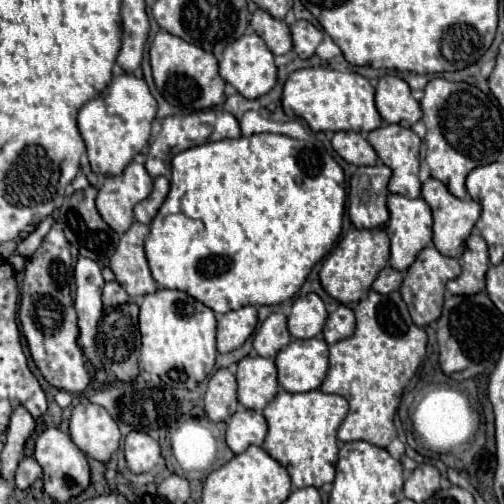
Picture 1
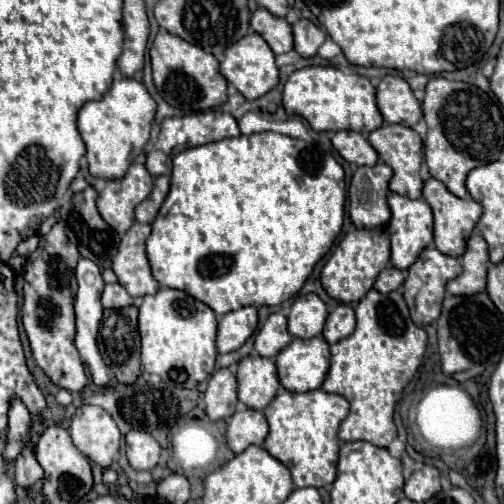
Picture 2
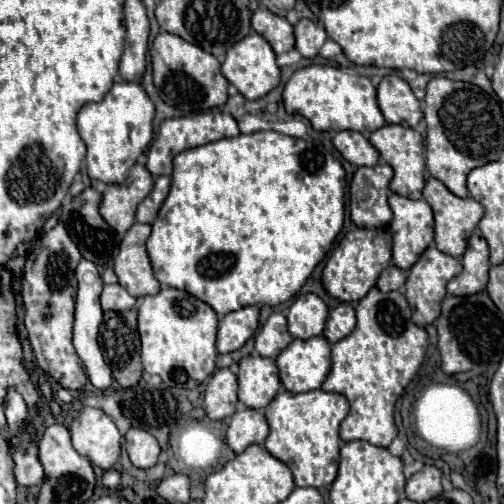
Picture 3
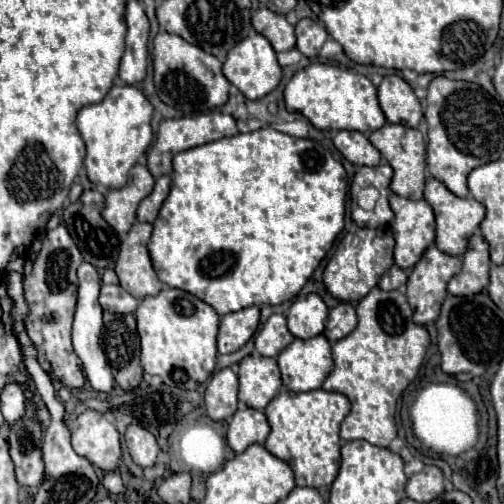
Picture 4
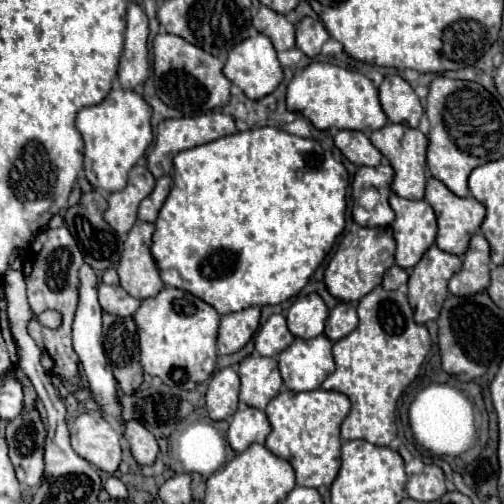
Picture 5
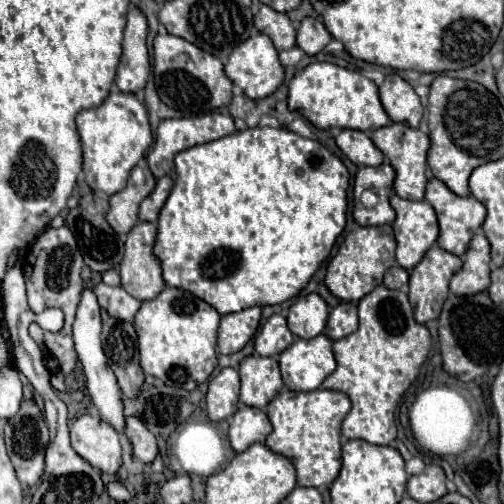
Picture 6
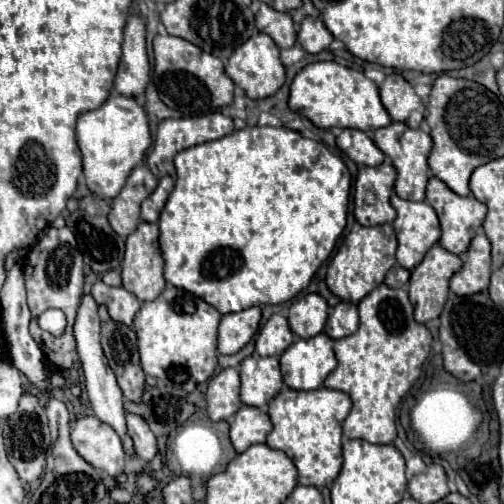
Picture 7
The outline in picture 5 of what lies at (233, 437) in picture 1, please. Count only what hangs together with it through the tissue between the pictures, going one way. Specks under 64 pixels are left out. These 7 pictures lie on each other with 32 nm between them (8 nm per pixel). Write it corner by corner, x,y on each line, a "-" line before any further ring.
246,406
232,416
232,422
228,428
228,442
234,452
244,452
254,442
264,444
270,430
272,428
264,410

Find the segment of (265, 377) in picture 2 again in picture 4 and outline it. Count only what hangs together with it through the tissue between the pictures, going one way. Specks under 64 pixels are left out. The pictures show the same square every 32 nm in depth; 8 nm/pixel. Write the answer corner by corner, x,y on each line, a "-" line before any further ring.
250,354
240,362
240,394
238,398
256,410
264,410
268,402
278,394
282,380
274,358

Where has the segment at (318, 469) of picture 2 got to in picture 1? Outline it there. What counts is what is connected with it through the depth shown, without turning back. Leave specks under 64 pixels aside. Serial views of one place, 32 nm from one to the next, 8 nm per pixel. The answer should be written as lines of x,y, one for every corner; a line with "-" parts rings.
280,390
276,398
264,408
268,436
262,448
290,472
294,488
320,488
322,484
330,484
334,480
338,462
336,432
346,414
348,402
338,394
326,394
322,390
290,394

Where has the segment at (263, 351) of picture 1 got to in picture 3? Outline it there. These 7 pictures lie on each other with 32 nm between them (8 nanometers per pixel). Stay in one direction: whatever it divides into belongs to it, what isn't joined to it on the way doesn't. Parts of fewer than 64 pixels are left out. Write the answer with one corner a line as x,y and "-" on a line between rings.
272,314
266,324
260,328
260,332
254,336
256,350
260,356
276,358
294,338
290,336
286,328
286,316
284,314

